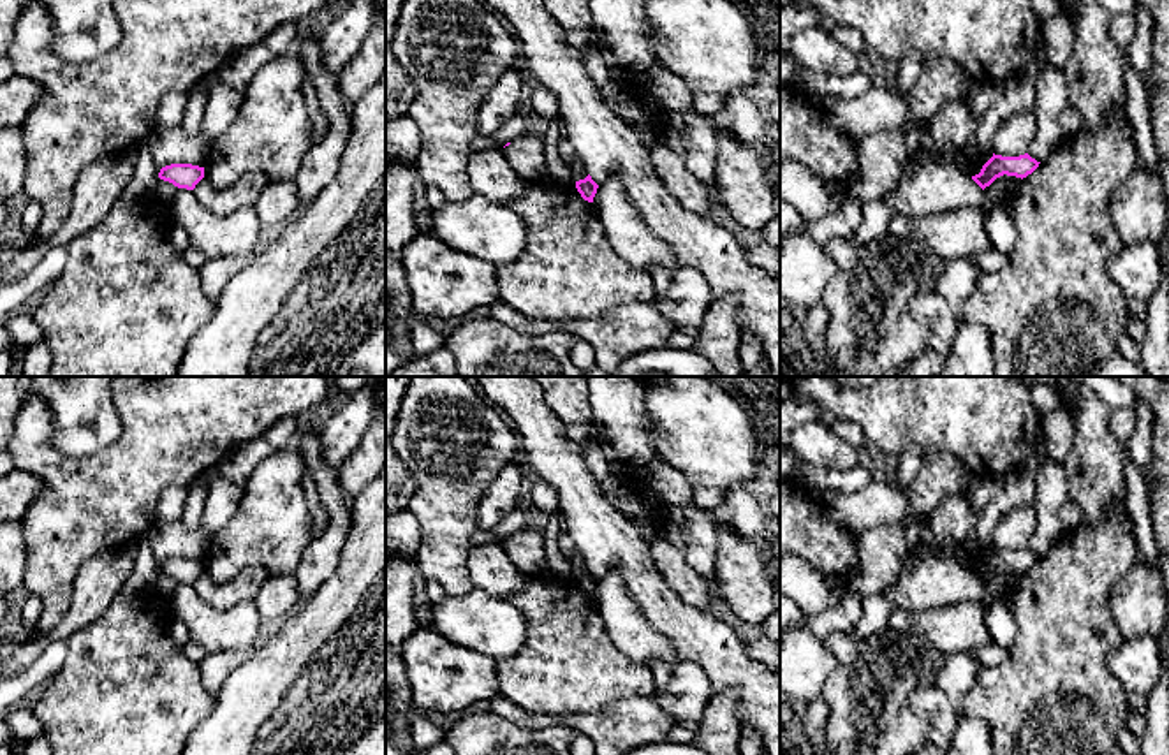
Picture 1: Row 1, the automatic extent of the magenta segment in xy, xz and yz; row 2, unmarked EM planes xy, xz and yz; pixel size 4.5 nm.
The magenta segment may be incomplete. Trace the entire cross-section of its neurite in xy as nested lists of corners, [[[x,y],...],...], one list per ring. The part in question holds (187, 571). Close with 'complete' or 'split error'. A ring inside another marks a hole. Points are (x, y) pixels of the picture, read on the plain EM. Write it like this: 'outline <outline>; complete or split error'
outline [[[171,558],[160,563],[158,572],[178,583],[194,584],[204,572],[204,561],[192,558]]]; complete

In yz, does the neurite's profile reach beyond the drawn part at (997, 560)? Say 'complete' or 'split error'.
complete

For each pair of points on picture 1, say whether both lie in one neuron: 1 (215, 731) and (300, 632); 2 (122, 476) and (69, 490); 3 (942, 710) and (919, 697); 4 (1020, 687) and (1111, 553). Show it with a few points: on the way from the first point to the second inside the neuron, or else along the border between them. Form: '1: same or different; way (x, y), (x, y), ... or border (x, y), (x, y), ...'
1: same; way (240, 706), (280, 657)
2: same; way (110, 488), (81, 490)
3: same; way (937, 710), (925, 701)
4: same; way (1053, 653), (1064, 636), (1064, 601), (1078, 586)

